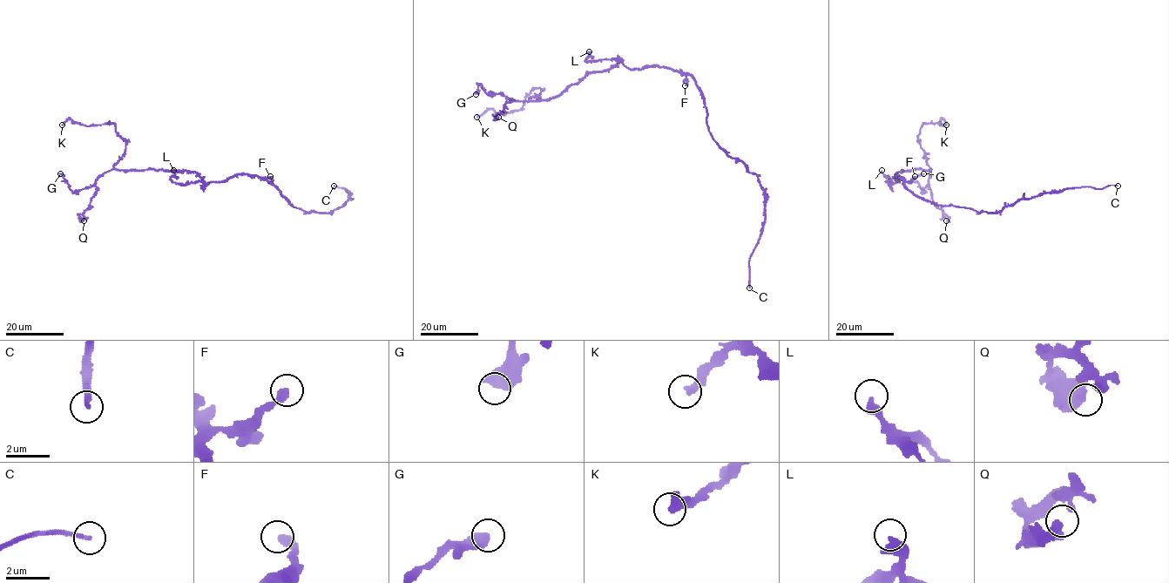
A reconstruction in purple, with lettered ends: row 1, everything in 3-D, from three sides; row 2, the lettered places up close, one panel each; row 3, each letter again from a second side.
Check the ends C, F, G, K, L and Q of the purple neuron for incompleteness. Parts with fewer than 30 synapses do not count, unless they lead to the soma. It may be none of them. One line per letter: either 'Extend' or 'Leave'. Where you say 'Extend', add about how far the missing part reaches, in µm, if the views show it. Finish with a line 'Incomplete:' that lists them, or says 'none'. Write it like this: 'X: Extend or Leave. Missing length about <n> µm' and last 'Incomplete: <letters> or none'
C: Extend. Missing length about 170 µm
F: Leave
G: Leave
K: Leave
L: Leave
Q: Leave
Incomplete: C

